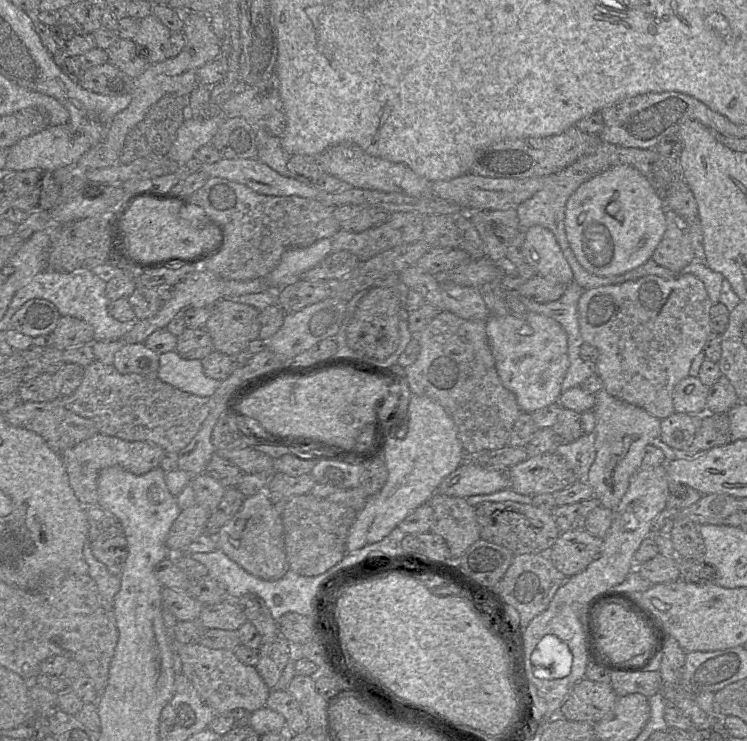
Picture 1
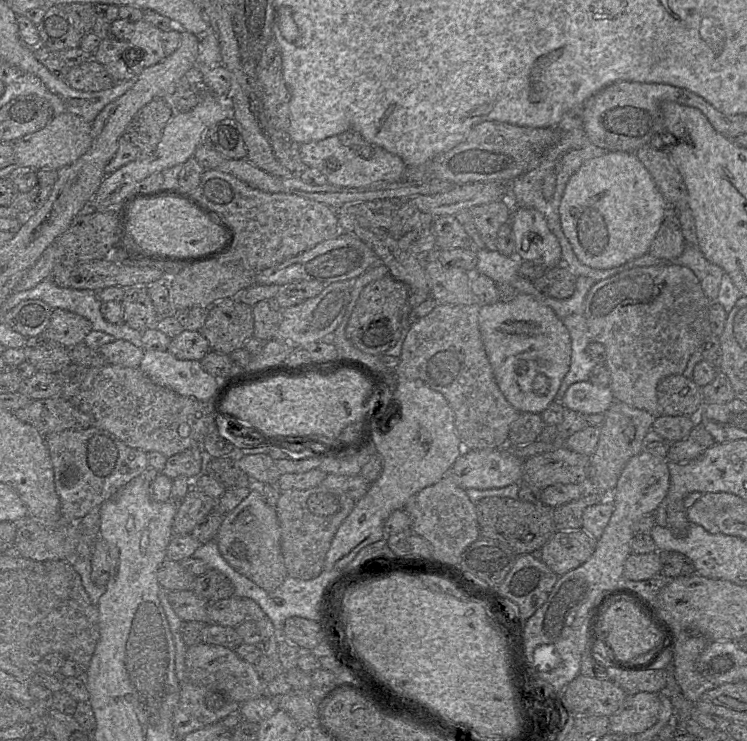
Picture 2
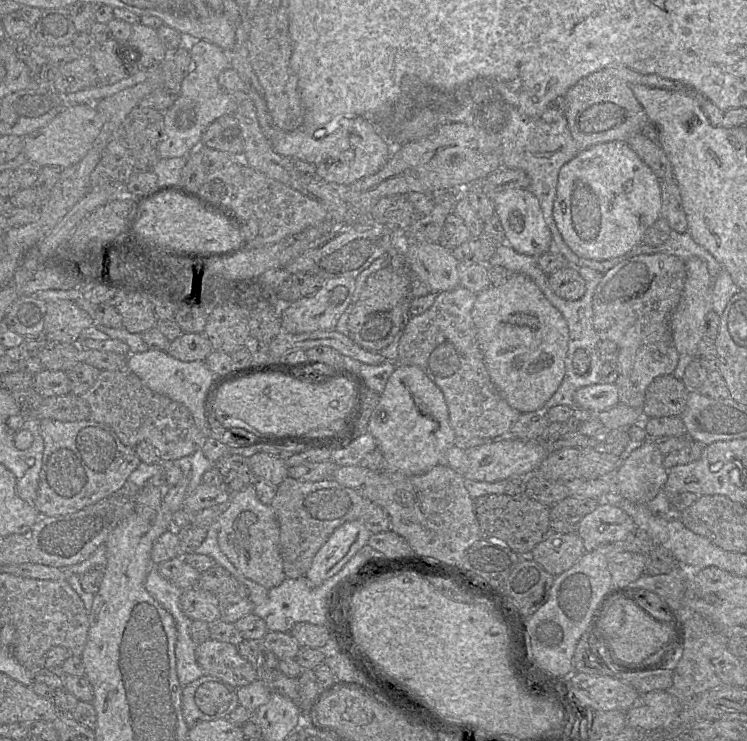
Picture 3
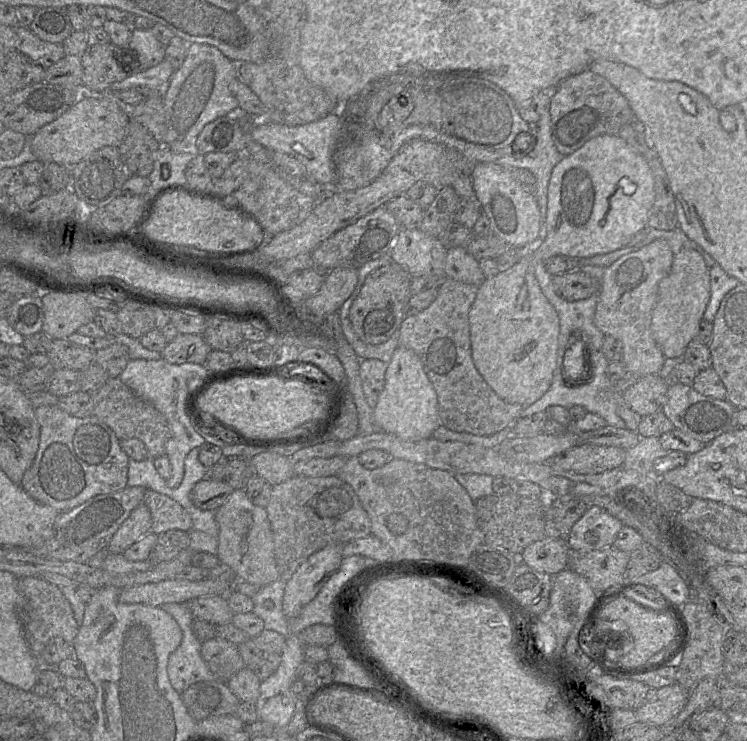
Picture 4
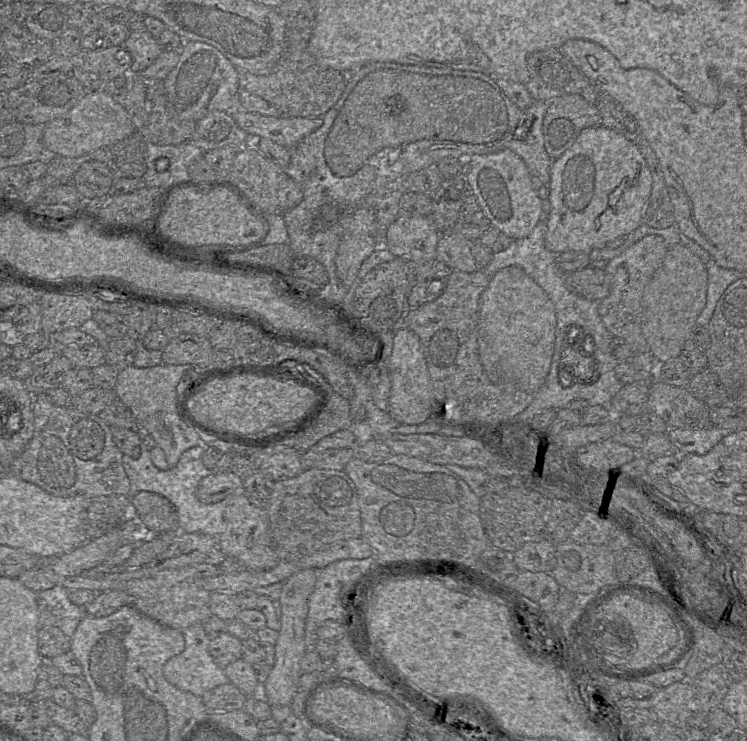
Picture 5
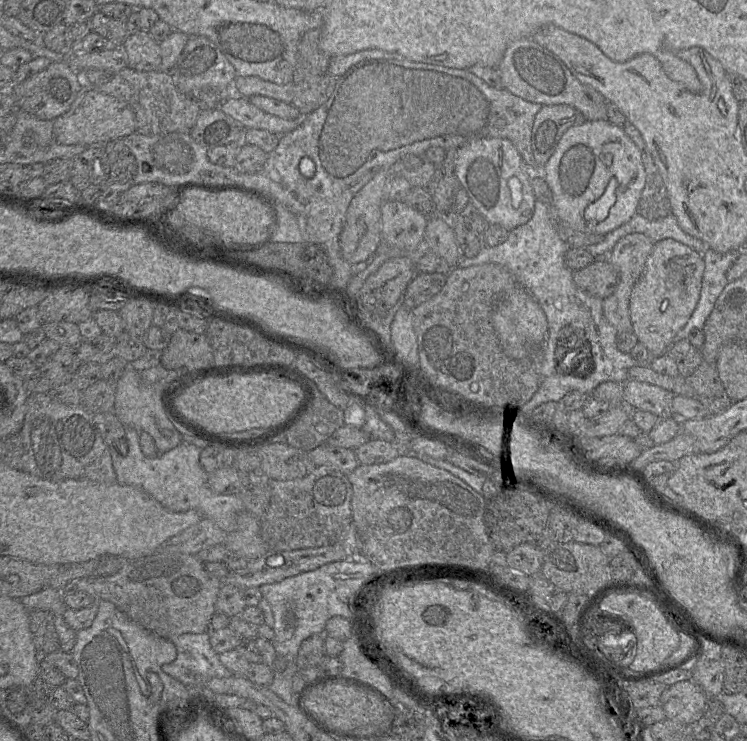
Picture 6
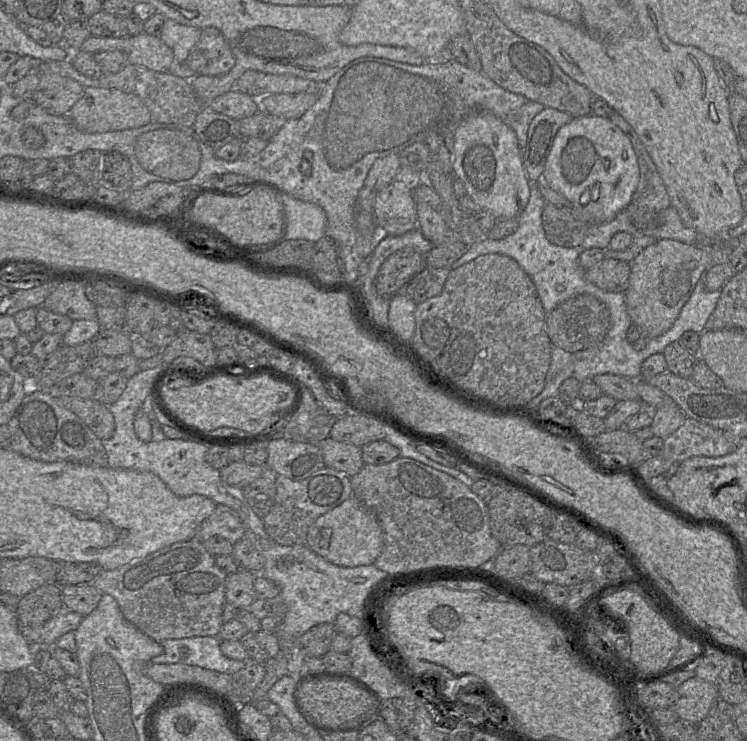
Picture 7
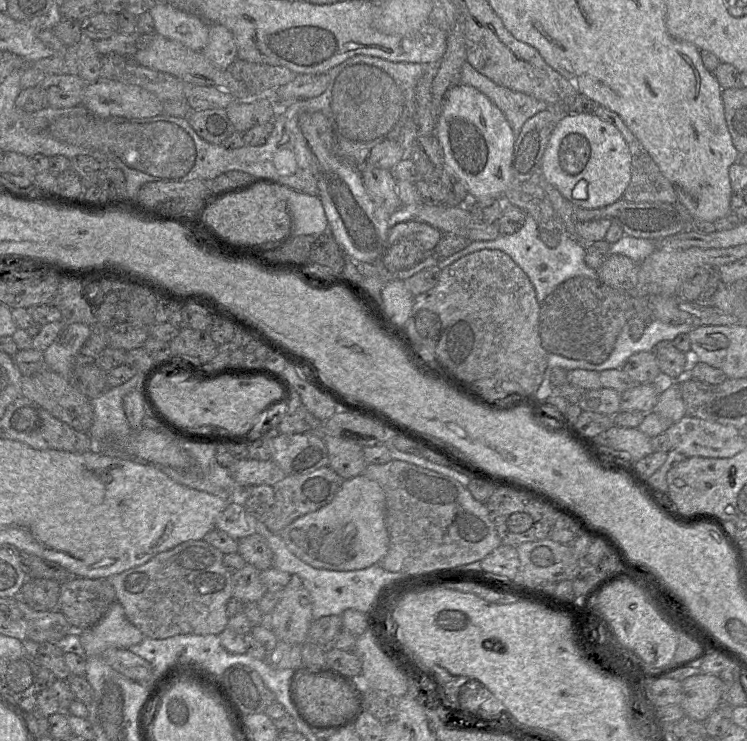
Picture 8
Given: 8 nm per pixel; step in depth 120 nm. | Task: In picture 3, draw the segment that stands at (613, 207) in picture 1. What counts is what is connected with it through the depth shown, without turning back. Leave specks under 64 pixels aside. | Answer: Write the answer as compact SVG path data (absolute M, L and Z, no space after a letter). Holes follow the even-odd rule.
M607 142L580 151L562 166L558 176L553 217L563 240L579 257L608 260L642 244L645 232L661 217L661 181L626 142Z

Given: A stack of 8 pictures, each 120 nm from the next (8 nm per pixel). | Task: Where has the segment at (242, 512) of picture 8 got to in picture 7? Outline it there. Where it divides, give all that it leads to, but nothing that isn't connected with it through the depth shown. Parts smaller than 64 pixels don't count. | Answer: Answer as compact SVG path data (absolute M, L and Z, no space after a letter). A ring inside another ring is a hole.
M221 504L201 523L193 539L205 541L213 536L221 536L234 544L244 535L245 527L237 512Z

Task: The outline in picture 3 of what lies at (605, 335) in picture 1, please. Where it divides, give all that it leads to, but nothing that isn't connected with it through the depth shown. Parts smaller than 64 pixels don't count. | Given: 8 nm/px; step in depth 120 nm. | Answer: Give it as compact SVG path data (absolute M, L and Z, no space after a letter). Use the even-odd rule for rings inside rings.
M663 253L636 255L606 272L593 296L593 324L601 340L614 341L619 346L617 362L620 375L616 381L620 403L641 409L649 384L662 375L673 374L680 354L671 332L671 317L677 308L686 281L685 261Z

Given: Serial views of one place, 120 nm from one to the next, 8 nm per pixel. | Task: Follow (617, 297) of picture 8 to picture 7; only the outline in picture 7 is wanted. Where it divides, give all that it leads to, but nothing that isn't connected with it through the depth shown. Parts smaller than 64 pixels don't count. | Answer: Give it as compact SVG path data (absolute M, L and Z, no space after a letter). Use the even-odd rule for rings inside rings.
M578 294L557 305L546 314L546 329L551 343L567 352L578 352L599 345L610 328L607 306L591 294Z

